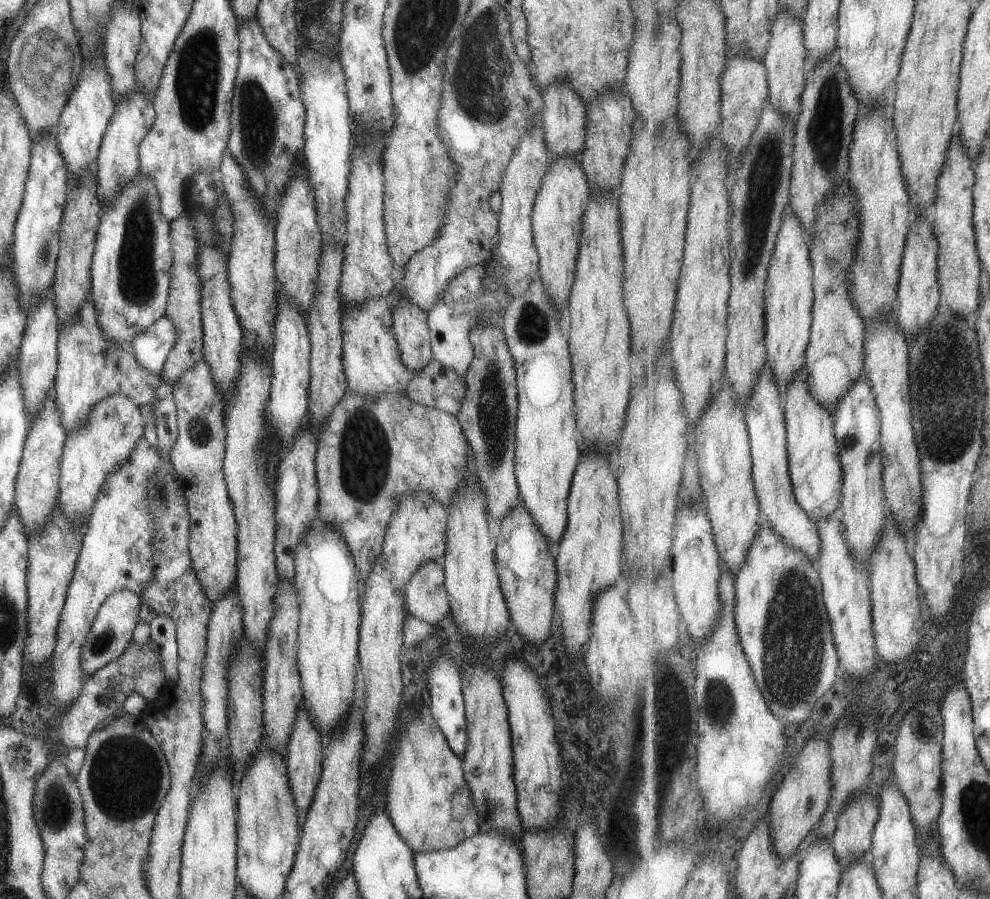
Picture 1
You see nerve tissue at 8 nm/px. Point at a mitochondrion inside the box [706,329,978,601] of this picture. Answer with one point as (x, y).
(946, 436)

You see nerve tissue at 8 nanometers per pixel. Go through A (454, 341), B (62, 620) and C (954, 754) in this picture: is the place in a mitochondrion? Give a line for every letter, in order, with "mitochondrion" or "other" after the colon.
A: other
B: other
C: other

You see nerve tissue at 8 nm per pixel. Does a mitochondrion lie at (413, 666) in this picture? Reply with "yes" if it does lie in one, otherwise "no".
no

